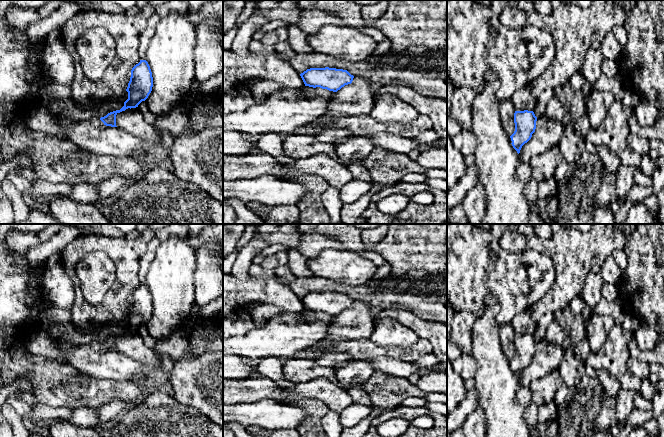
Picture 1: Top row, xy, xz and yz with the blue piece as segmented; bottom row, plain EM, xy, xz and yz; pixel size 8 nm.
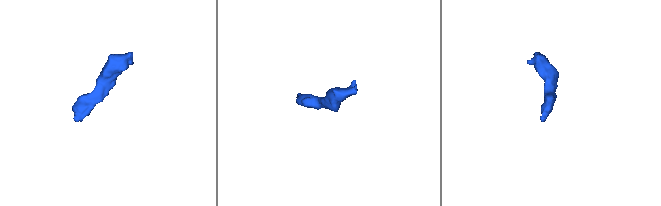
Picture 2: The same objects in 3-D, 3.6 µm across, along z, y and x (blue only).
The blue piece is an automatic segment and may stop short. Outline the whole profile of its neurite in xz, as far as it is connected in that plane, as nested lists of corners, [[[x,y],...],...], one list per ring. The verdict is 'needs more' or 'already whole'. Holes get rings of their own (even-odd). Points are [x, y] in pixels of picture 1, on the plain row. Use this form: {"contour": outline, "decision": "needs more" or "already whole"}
{"contour": [[[310,292],[300,298],[305,310],[320,311],[337,316],[345,309],[351,308],[354,300],[347,294],[336,292]]], "decision": "already whole"}

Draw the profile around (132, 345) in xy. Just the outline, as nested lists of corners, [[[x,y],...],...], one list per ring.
[[[138,331],[128,332],[125,335],[117,337],[116,350],[134,361],[139,362],[146,369],[159,364],[157,354],[144,343]]]

